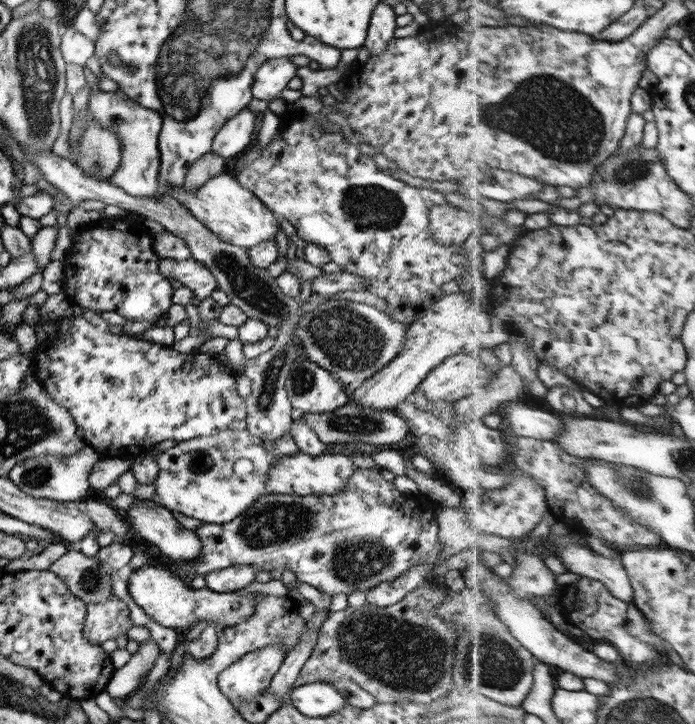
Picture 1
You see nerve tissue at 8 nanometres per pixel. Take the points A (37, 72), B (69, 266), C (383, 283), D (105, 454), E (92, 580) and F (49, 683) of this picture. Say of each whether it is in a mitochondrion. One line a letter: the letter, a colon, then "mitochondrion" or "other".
A: mitochondrion
B: other
C: other
D: other
E: mitochondrion
F: other

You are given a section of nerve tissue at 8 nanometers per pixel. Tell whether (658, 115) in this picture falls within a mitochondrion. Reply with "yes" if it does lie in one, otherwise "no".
no

